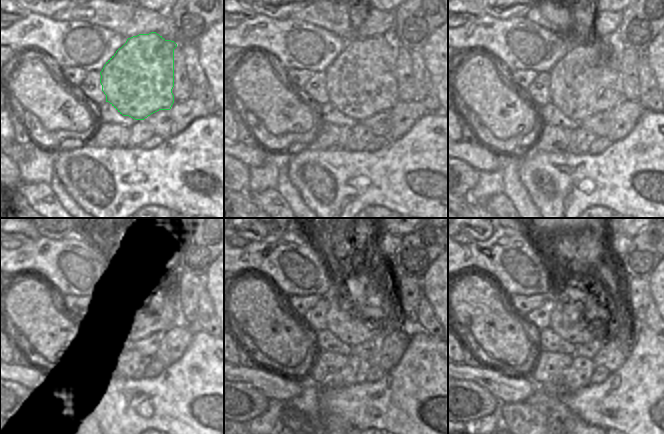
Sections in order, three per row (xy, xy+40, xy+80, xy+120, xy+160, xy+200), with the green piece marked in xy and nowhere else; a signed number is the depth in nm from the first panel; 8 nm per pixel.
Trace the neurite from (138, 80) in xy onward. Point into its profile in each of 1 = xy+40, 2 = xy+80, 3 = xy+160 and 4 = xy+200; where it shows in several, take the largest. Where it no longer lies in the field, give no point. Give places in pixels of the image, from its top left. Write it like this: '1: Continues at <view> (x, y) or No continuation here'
1: Continues at xy+40 (361, 82)
2: Continues at xy+80 (588, 79)
3: Continues at xy+160 (351, 329)
4: Continues at xy+200 (561, 322)

